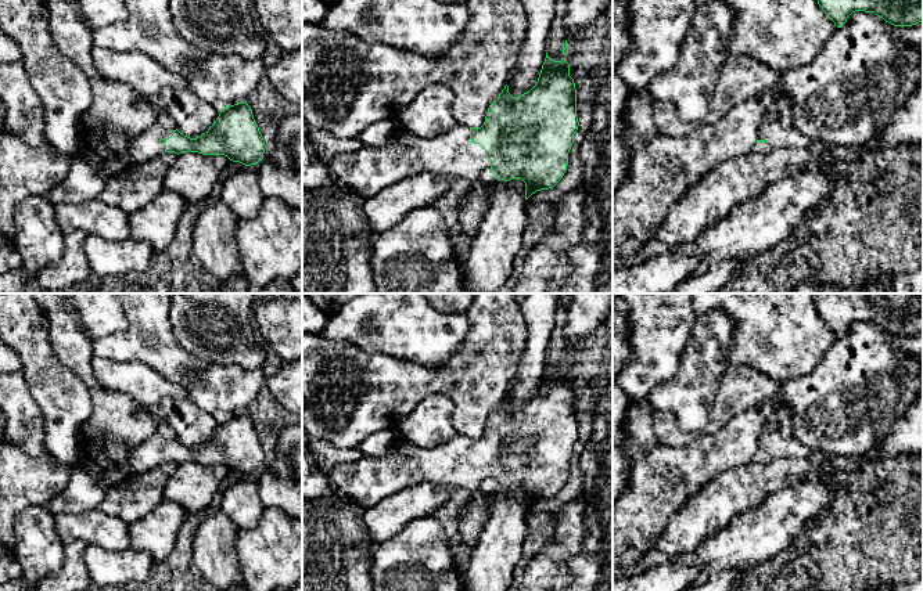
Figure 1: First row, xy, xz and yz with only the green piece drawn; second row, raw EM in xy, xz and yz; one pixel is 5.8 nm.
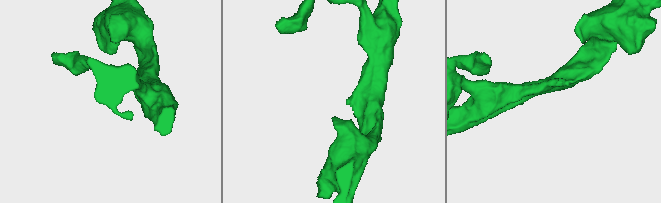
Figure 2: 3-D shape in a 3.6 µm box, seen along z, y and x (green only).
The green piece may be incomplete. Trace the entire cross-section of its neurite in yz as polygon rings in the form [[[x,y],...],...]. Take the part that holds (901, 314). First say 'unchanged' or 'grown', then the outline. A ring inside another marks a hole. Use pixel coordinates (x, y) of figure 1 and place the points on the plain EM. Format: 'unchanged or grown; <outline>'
unchanged; [[[815,293],[819,317],[841,338],[855,321],[874,322],[894,336],[923,332],[923,293]]]

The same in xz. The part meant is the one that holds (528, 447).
grown; [[[546,363],[536,394],[518,407],[511,407],[506,394],[489,415],[481,437],[456,433],[446,443],[427,448],[396,436],[385,454],[340,464],[327,476],[334,487],[364,509],[423,482],[467,491],[488,483],[504,491],[521,489],[528,509],[536,501],[553,498],[567,480],[568,462],[579,436],[570,376],[564,368],[554,371]]]

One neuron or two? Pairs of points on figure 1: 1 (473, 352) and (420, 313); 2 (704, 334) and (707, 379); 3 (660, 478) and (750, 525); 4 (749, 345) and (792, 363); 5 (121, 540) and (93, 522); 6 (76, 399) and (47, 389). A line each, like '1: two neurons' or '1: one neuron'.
1: two neurons
2: one neuron
3: two neurons
4: one neuron
5: one neuron
6: one neuron

